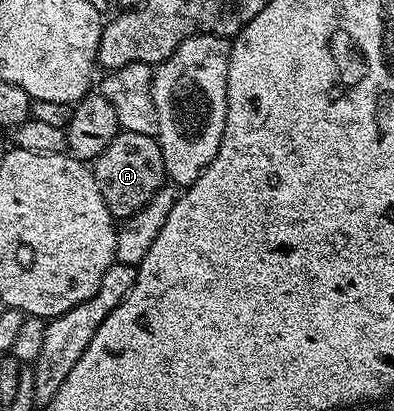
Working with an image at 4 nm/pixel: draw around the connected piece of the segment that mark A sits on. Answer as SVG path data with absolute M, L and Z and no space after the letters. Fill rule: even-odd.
M120 131L117 137L92 161L93 177L99 182L99 194L103 194L103 202L107 202L107 210L118 221L134 216L166 183L167 177L163 166L163 154L156 139L147 134L131 134Z

